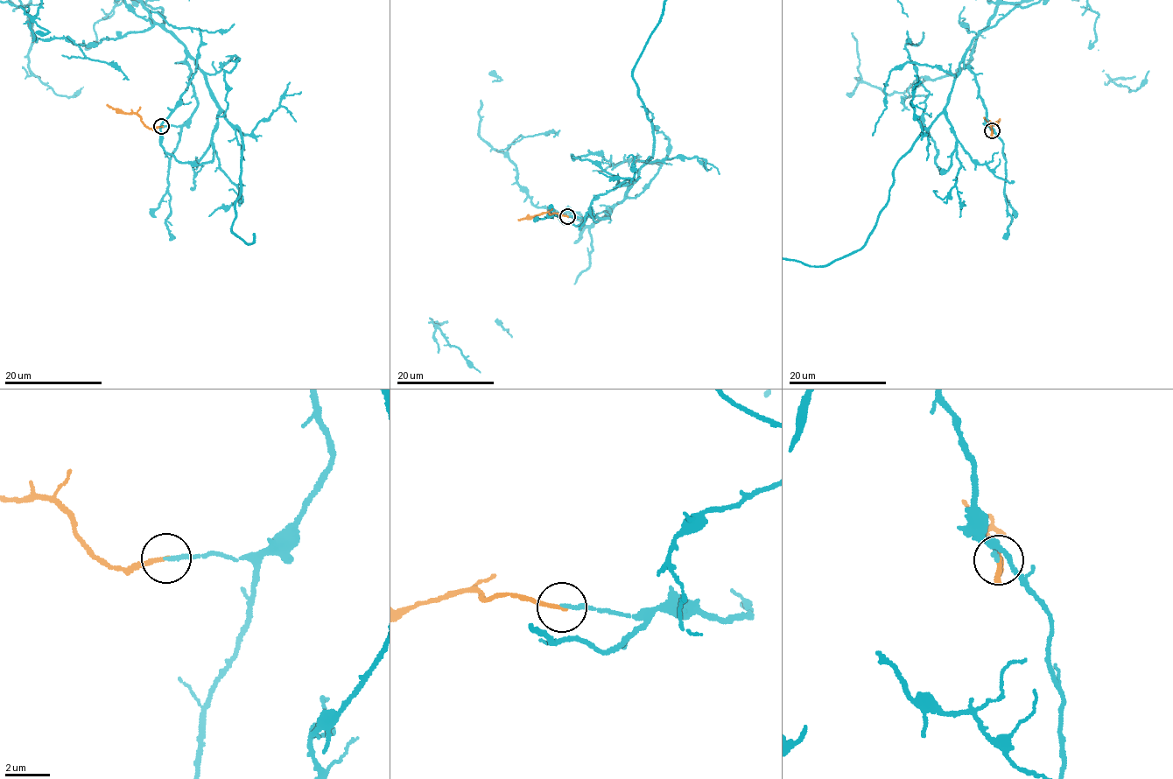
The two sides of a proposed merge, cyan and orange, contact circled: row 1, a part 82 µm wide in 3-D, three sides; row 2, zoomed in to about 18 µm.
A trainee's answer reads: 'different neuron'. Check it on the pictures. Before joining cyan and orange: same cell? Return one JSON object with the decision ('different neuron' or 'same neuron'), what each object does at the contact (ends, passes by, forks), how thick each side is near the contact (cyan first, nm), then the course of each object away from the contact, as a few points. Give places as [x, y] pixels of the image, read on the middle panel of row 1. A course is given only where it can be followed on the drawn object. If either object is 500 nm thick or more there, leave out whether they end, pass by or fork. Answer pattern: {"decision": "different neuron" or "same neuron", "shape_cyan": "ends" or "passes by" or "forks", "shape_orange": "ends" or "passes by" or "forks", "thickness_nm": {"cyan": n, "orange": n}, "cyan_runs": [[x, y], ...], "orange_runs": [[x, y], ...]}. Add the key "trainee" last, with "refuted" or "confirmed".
{"decision": "same neuron", "shape_cyan": "ends", "shape_orange": "ends", "thickness_nm": {"cyan": 180, "orange": 180}, "cyan_runs": [[566, 215], [609, 217], [652, 156], [632, 73], [663, 0]], "orange_runs": [[566, 215], [546, 212], [518, 220]], "trainee": "refuted"}

